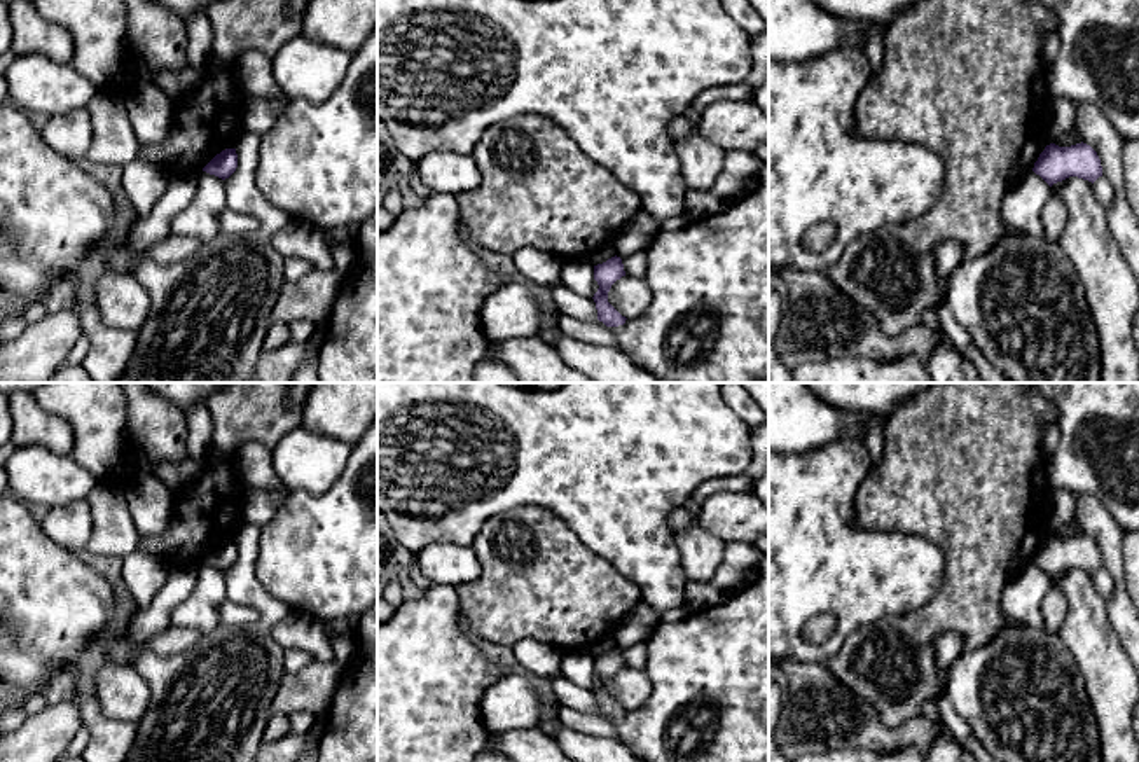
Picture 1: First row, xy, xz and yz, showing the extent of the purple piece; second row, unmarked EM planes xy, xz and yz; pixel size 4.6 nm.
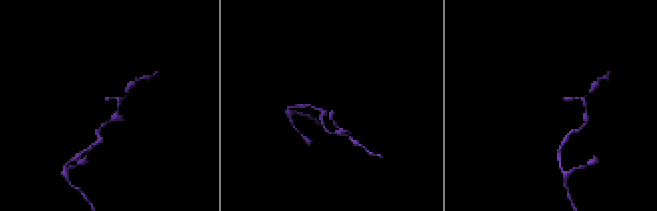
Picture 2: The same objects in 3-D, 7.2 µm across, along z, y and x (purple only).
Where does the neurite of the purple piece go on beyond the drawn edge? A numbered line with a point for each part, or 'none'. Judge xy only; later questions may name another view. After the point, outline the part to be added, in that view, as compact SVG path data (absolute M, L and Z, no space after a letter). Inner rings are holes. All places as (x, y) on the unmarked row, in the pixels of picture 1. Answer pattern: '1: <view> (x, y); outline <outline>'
none

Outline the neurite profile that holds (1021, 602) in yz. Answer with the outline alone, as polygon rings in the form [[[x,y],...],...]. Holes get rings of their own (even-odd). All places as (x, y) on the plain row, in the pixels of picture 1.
[[[1027,563],[1003,589],[1001,610],[1013,626],[1045,629],[1041,603],[1050,589],[1050,577]]]

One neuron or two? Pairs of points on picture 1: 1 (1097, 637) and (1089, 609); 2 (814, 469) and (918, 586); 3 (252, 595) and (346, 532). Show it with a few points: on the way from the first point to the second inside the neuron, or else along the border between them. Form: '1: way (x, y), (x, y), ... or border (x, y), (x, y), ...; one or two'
1: way (1090, 630), (1089, 616); one
2: way (814, 502), (884, 572); one
3: border (257, 546), (257, 581), (292, 610); two

